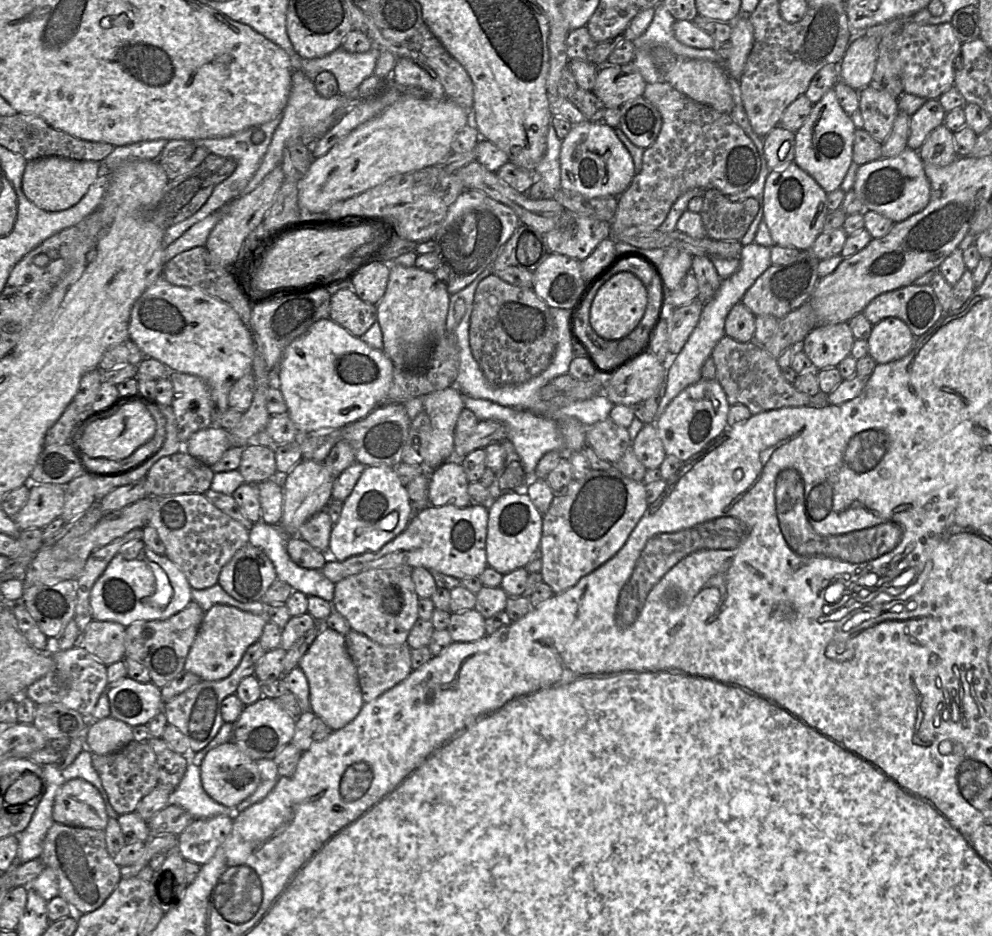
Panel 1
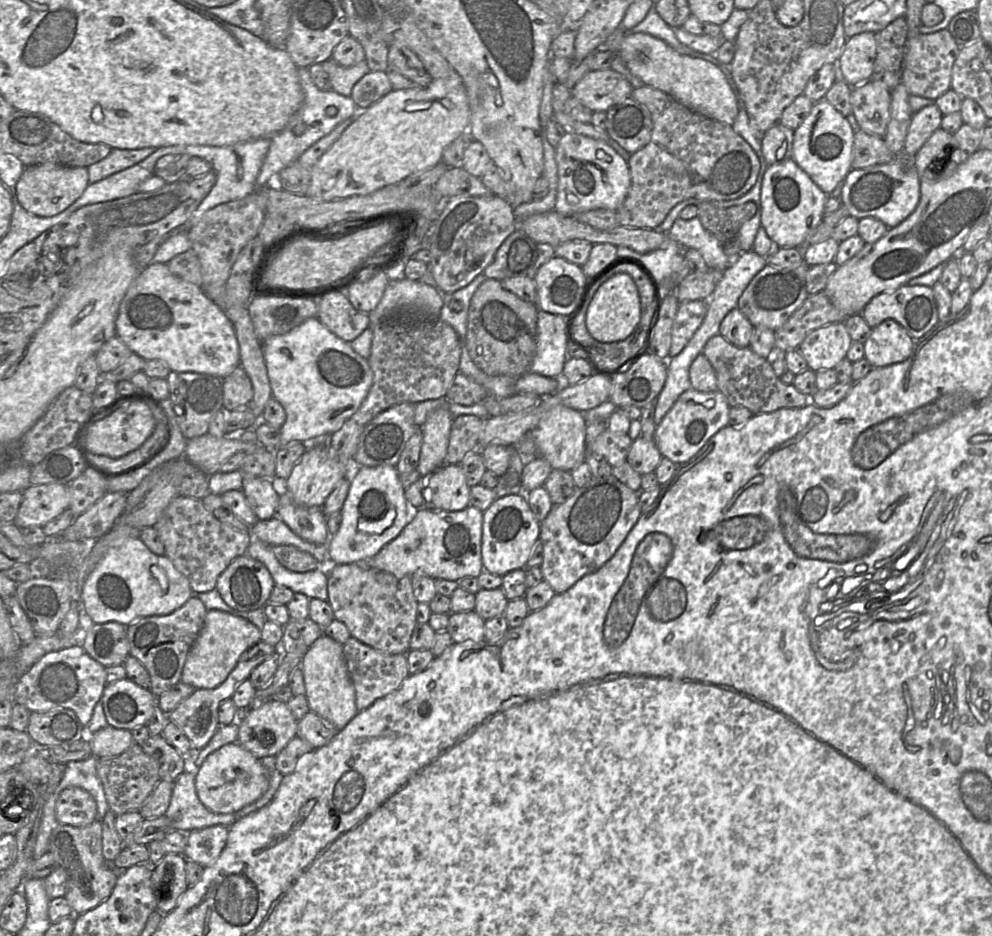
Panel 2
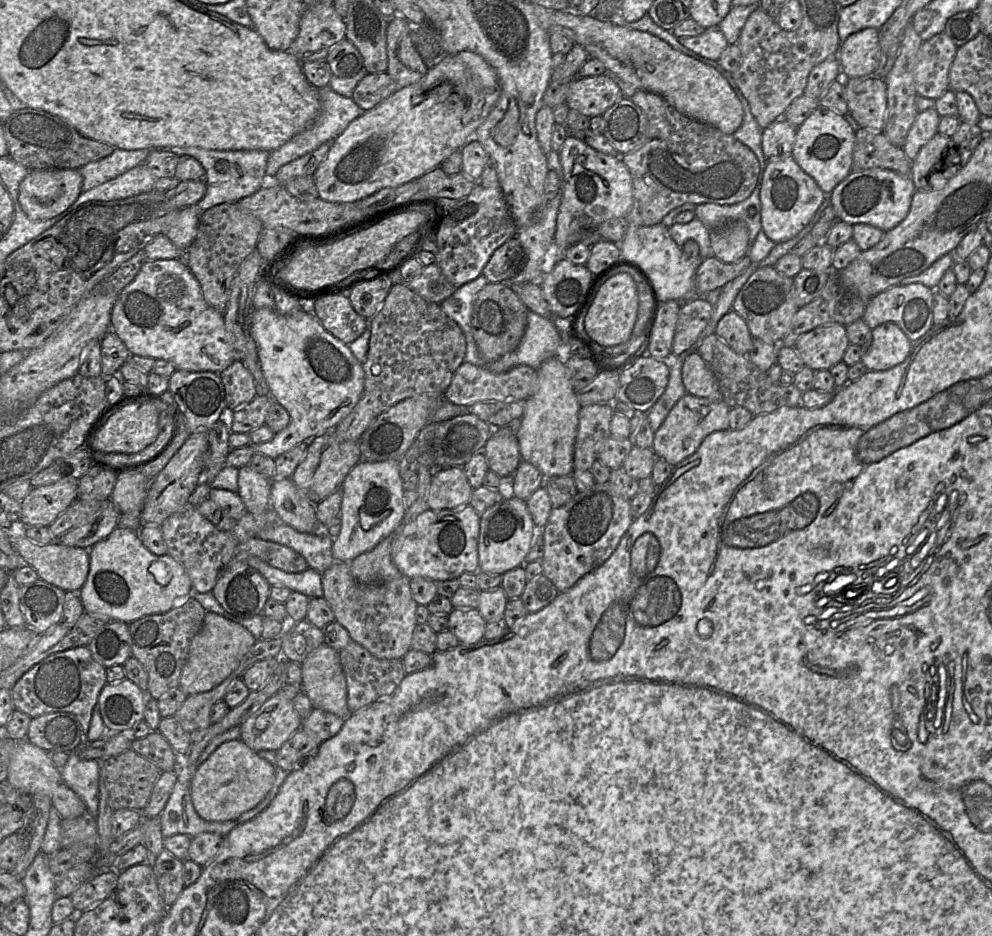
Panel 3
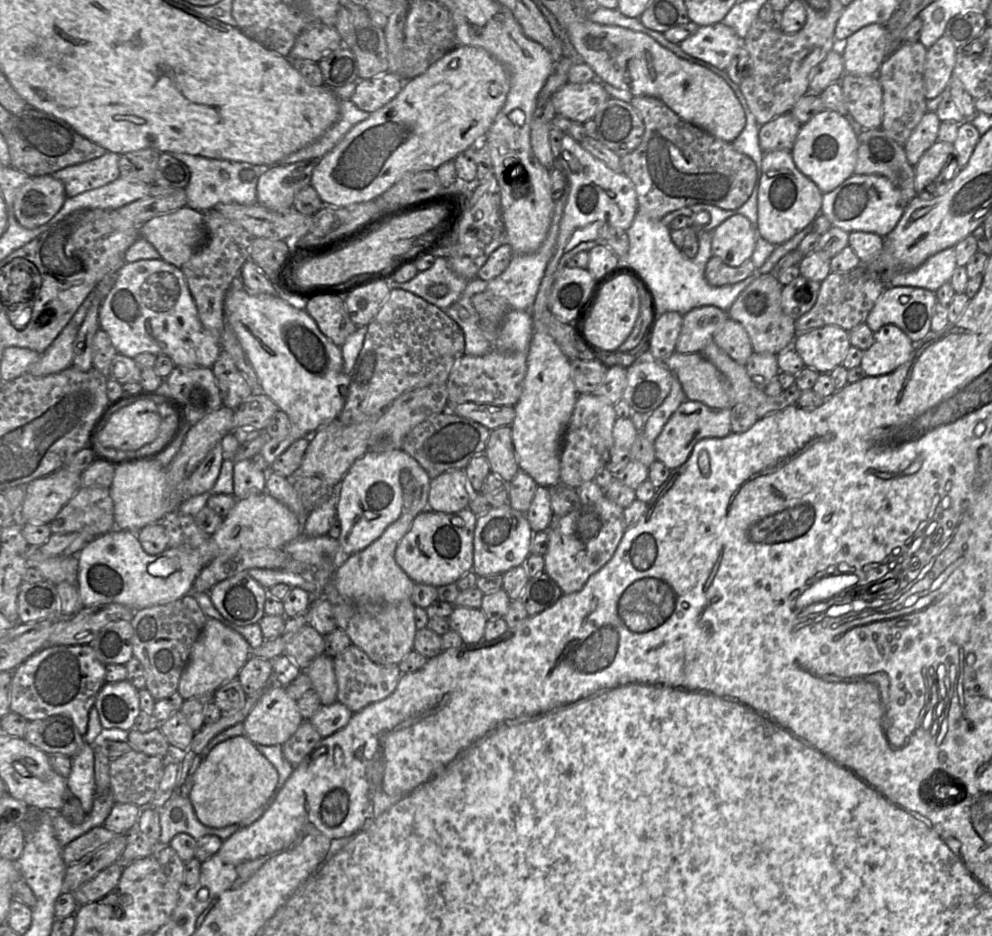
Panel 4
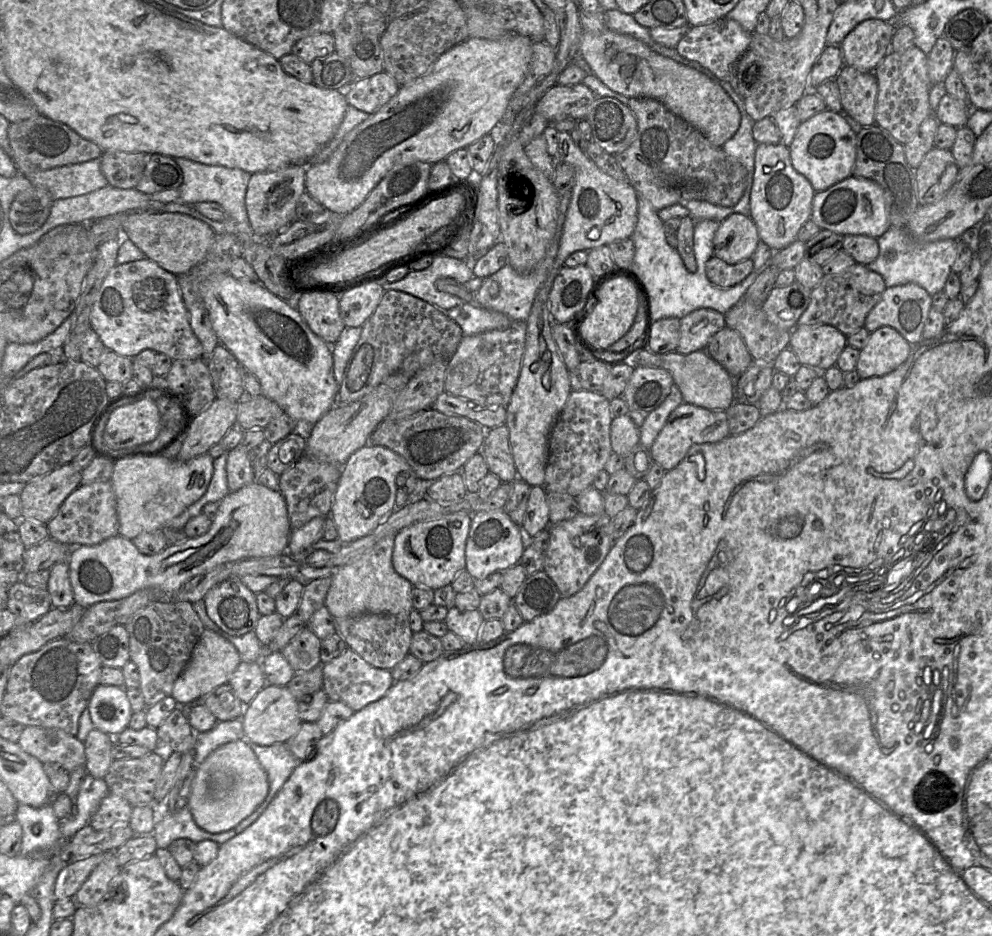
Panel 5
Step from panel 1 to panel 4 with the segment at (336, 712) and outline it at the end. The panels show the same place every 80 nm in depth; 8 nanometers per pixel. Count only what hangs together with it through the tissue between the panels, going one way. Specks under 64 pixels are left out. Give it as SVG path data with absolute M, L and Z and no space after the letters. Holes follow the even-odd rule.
M321 654L302 671L309 677L312 684L311 690L318 695L321 705L330 705L337 702L333 658Z

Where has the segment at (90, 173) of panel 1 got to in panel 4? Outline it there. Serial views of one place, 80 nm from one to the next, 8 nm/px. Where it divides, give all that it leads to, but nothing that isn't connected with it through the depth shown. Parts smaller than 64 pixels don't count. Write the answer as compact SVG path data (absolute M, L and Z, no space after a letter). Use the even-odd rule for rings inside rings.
M52 175L29 177L16 192L13 203L15 218L24 228L39 227L61 209L66 198L63 183Z

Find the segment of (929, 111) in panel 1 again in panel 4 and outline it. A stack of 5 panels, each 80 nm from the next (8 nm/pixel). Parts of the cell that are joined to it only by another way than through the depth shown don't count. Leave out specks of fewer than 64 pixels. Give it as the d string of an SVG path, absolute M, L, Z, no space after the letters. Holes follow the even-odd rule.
M927 112L903 145L907 160L913 167L937 141L940 123L935 112Z

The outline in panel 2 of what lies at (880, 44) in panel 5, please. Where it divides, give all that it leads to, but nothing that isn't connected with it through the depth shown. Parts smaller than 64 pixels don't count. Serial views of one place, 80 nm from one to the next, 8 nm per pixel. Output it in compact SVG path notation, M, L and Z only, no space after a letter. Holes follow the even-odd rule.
M862 32L847 38L838 59L839 77L855 87L873 77L877 58L877 33Z

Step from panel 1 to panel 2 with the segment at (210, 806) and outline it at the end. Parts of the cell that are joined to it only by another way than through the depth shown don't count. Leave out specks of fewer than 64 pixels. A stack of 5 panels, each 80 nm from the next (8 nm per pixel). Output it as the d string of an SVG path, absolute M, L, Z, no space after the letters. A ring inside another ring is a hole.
M186 769L174 782L170 803L165 816L171 821L172 830L182 833L189 833L215 825L230 827L235 822L234 813L217 814L207 809L201 803L195 788L195 769Z

